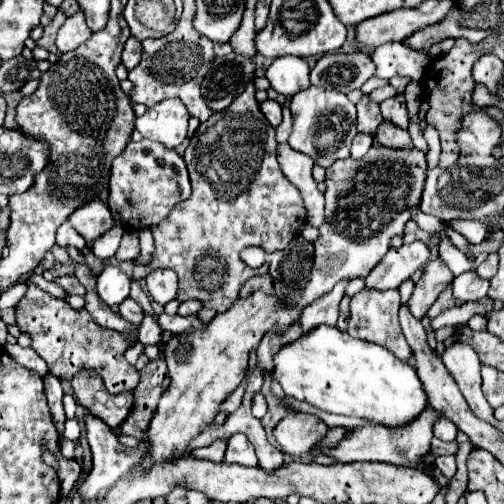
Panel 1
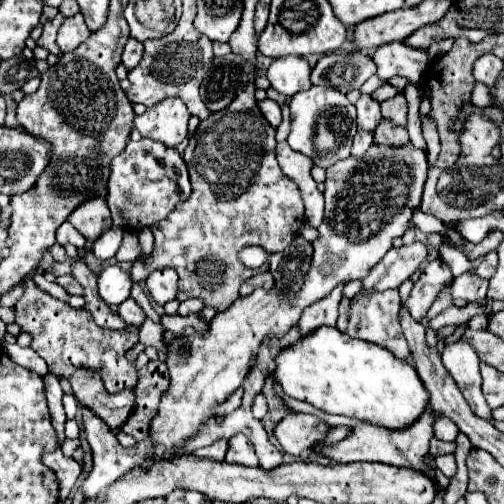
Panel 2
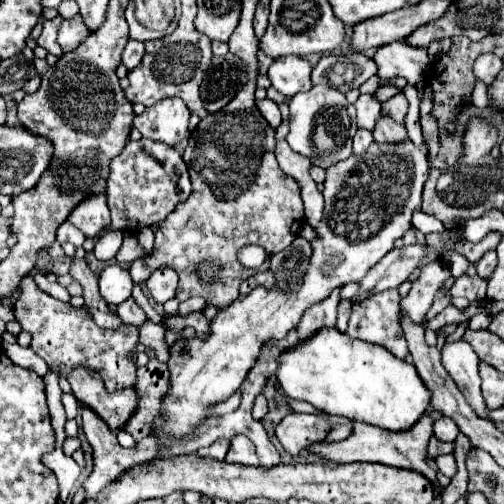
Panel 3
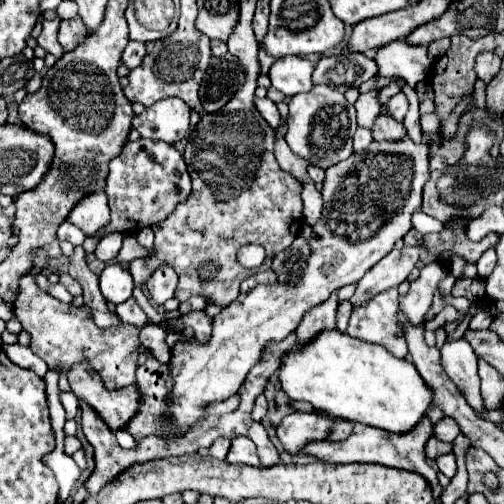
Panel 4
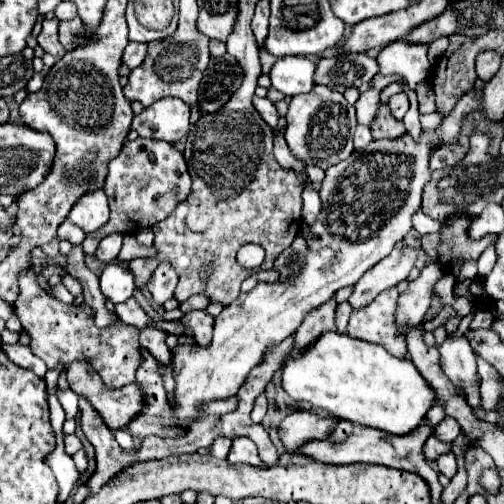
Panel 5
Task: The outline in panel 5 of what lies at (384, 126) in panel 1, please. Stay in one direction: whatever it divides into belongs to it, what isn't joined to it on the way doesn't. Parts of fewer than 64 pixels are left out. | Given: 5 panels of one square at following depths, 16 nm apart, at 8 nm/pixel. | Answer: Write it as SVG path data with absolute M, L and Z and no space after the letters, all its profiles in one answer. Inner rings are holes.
M380 104L370 128L372 128L374 138L398 138L406 132L404 124L390 114L388 104Z

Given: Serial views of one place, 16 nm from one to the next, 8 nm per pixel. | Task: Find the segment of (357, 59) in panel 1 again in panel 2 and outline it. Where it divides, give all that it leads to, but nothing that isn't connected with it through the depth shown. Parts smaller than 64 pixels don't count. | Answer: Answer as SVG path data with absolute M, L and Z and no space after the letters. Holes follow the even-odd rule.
M350 52L350 54L328 54L318 60L318 64L312 70L312 84L322 84L340 90L346 94L348 90L360 88L372 74L376 74L376 64L372 58L368 58L362 52Z

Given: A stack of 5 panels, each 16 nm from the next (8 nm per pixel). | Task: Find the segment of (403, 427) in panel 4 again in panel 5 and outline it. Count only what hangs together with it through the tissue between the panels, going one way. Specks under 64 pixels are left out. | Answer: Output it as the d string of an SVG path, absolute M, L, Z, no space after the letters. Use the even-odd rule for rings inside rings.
M326 332L302 354L288 356L282 368L282 388L294 400L396 436L416 430L436 398L432 386L426 384L410 360L394 358L382 346L338 332Z

